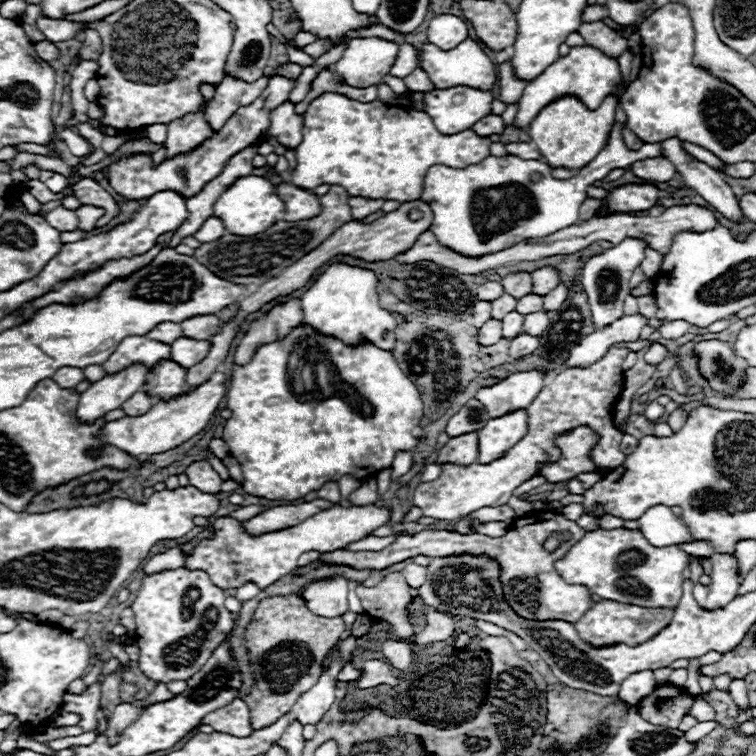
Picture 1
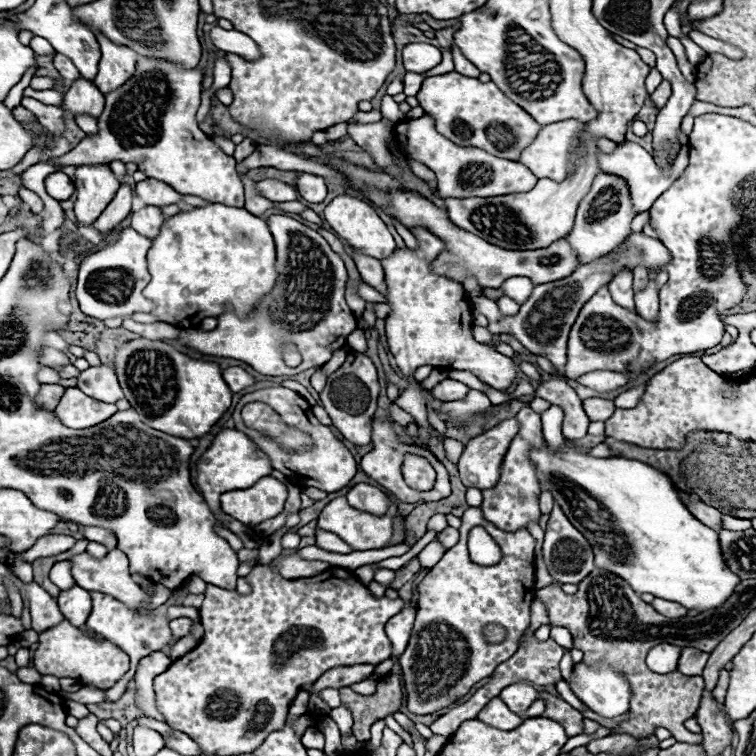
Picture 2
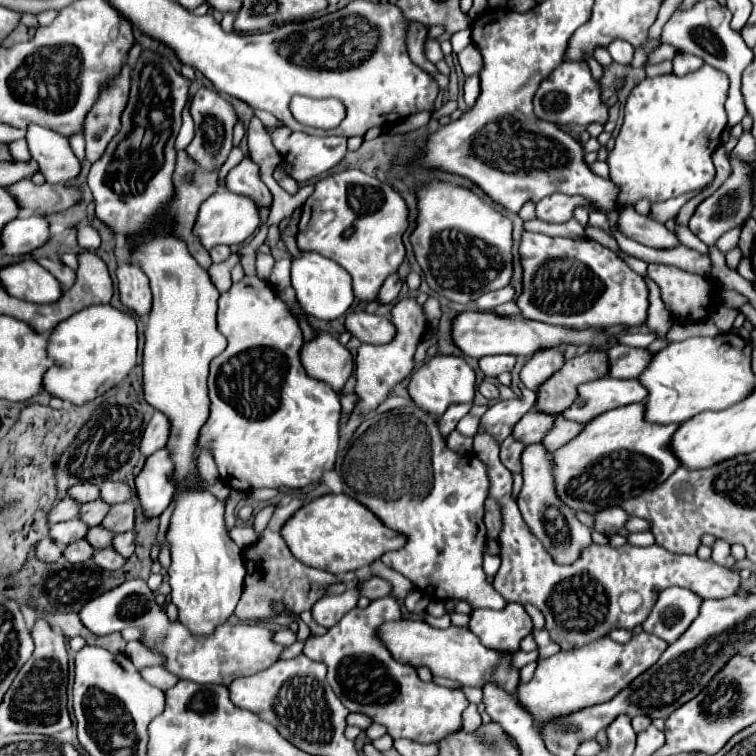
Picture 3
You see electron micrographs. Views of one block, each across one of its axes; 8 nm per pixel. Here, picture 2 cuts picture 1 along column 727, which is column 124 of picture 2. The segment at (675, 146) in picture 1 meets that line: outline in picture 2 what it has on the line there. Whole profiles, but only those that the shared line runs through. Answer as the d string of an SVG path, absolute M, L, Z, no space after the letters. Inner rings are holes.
M120 184L116 196L112 198L112 202L104 208L104 212L98 216L98 220L94 222L94 226L102 232L108 234L110 230L114 230L128 214L130 214L130 206L132 206L132 188L128 184Z

